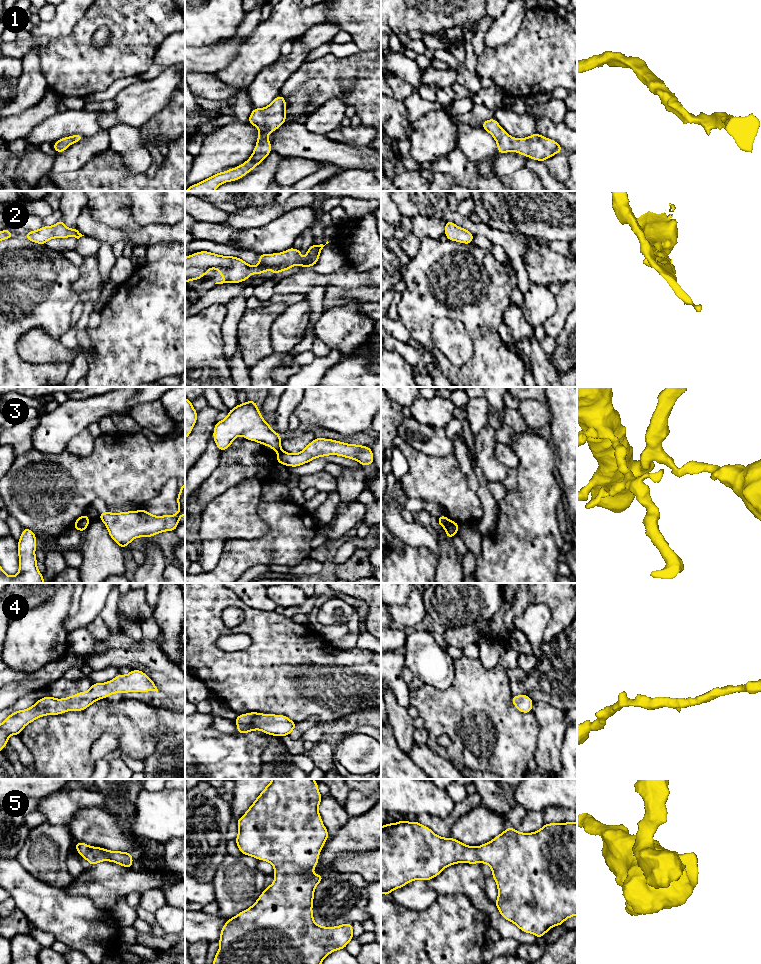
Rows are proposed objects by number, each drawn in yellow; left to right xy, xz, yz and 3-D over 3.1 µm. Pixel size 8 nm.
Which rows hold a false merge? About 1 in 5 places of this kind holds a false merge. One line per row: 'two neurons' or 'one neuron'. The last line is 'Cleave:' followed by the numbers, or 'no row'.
1: one neuron
2: one neuron
3: two neurons
4: one neuron
5: one neuron
Cleave: 3

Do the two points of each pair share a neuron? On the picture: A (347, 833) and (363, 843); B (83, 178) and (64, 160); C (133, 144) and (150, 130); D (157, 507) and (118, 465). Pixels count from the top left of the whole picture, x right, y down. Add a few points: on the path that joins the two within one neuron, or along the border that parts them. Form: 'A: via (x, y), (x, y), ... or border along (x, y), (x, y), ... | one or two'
A: via (351, 836), (356, 836), (359, 839) | one
B: border along (94, 156), (73, 171), (52, 175) | two
C: border along (139, 128), (142, 144), (147, 149) | two
D: border along (166, 483), (161, 491), (143, 508) | two

